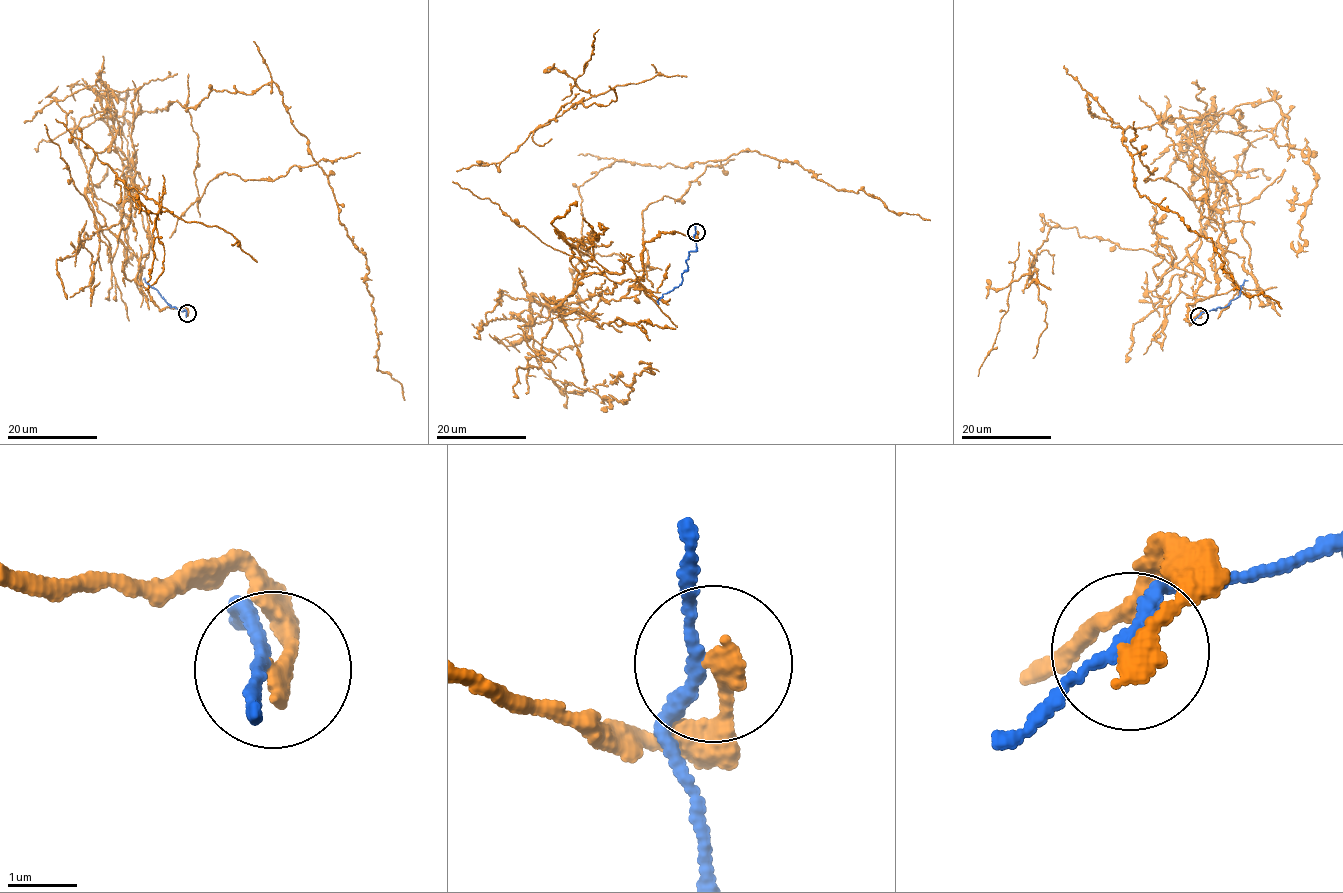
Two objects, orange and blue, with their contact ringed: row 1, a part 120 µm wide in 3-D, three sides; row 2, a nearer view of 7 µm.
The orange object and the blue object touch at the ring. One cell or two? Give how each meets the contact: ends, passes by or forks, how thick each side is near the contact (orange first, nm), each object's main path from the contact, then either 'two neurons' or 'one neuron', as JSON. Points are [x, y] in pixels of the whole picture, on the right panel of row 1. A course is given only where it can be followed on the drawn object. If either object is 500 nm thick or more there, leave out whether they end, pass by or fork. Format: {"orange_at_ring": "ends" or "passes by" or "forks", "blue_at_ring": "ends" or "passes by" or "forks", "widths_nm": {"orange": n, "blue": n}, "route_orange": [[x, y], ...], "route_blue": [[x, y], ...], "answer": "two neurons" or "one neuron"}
{"orange_at_ring": "ends", "blue_at_ring": "passes by", "widths_nm": {"orange": 300, "blue": 150}, "route_orange": [[1199, 316], [1229, 242], [1194, 149], [1234, 170], [1240, 110], [1125, 129], [1088, 93], [1139, 195], [1281, 309]], "route_blue": [[1199, 315], [1202, 312], [1227, 305], [1239, 295], [1241, 285], [1248, 280]], "answer": "two neurons"}

